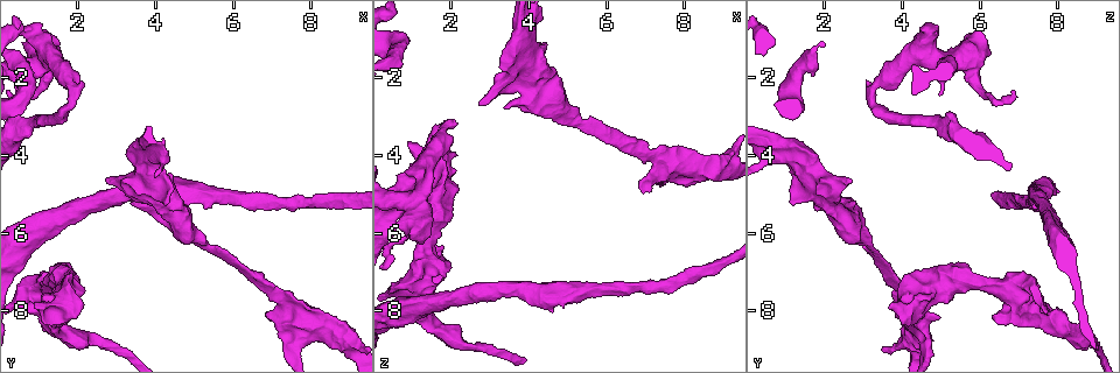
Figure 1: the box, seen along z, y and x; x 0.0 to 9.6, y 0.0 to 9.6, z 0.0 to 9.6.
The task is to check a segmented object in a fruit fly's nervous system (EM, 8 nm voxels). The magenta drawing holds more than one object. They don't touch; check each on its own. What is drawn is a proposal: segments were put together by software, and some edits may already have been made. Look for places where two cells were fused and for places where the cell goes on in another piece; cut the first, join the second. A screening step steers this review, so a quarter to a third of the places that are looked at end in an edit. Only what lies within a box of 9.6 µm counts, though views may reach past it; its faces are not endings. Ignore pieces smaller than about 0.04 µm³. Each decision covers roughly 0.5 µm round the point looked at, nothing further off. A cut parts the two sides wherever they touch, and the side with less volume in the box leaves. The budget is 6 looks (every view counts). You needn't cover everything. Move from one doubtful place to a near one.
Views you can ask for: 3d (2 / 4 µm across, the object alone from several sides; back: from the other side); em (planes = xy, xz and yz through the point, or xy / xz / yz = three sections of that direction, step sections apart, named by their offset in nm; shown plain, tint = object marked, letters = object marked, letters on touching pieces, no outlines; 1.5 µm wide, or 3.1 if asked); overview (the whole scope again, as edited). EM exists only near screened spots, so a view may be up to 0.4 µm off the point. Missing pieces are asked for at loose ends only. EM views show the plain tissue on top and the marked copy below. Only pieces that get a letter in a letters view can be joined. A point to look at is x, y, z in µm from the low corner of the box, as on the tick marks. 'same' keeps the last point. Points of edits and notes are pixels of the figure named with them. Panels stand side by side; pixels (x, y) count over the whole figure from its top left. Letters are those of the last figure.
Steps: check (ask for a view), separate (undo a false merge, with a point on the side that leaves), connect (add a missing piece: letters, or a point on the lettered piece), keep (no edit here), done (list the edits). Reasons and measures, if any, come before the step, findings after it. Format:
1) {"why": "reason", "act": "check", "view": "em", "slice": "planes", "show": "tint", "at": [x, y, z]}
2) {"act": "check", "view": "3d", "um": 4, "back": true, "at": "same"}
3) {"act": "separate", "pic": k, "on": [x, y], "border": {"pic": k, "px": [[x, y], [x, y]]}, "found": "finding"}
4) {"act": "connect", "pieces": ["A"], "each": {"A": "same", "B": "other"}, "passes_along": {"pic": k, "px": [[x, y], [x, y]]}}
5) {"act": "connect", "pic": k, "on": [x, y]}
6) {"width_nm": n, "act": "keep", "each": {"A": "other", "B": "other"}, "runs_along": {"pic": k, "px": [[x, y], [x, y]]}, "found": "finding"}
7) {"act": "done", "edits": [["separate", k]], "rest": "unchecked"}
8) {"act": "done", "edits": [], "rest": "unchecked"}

{"why": "thick turns thin", "act": "check", "view": "3d", "um": 4, "at": [2.25, 8.75, 8.95]}

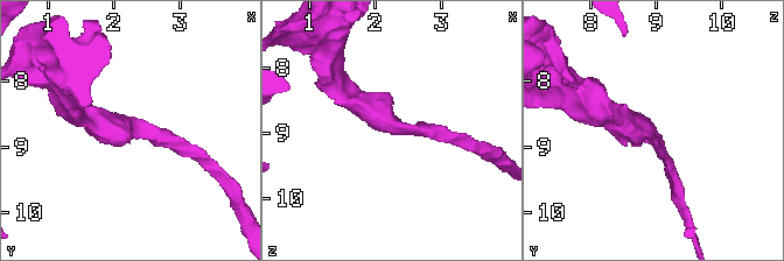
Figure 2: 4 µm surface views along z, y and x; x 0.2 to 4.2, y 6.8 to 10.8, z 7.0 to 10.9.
{"arm_widths_nm": [200, 340], "act": "check", "view": "em", "slice": "planes", "show": "tint", "at": [2.30, 8.75, 8.90]}

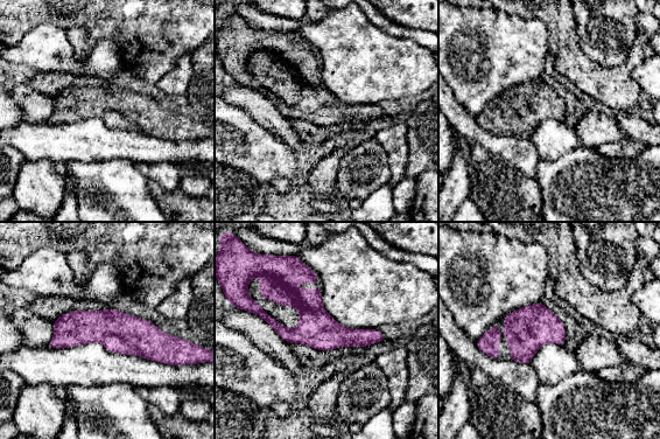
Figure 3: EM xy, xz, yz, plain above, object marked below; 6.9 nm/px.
{"why": "what lies round it", "act": "check", "view": "em", "slice": "planes", "show": "letters", "at": "same"}

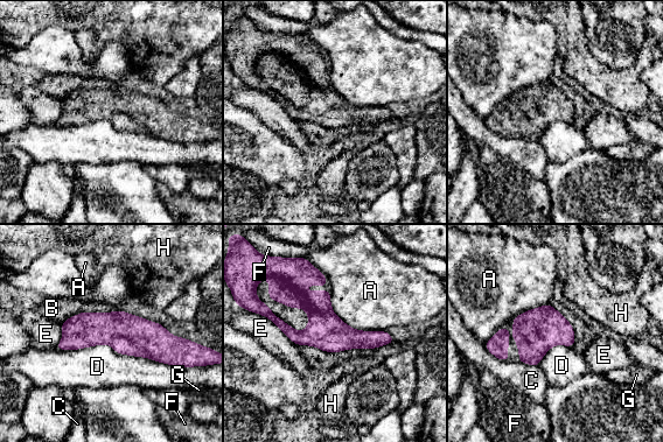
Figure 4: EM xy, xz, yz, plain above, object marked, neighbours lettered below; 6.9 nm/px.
{"longest_contact_nm": ["D", 900], "act": "keep", "each": {"A": "other", "B": "other", "C": "other", "D": "other", "E": "other", "F": "other", "G": "other", "H": "other"}, "runs_along": {"pic": 4, "px": [[181, 342], [76, 335], [60, 346]]}, "found": "continuous, no second cell"}

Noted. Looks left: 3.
{"why": "calibre changes", "act": "check", "view": "3d", "um": 2, "at": [6.95, 7.35, 3.95]}

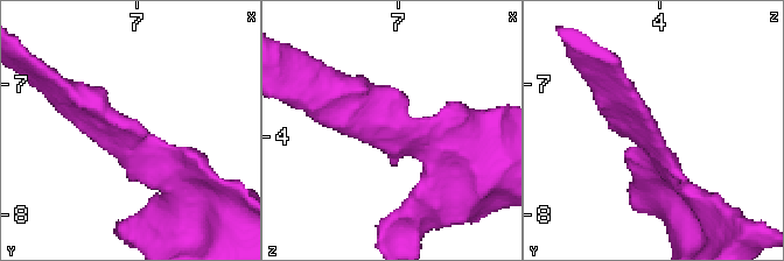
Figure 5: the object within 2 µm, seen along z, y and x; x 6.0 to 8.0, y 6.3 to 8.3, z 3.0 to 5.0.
{"why": "shape alone is not enough", "act": "check", "view": "em", "slice": "xy", "step": 4, "show": "letters", "at": [6.94, 7.40, 3.92]}

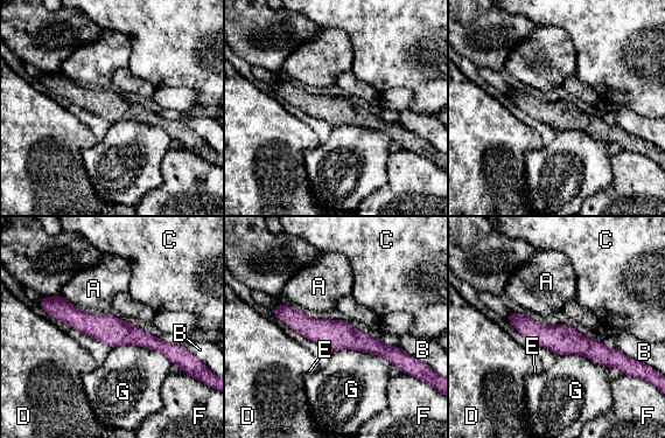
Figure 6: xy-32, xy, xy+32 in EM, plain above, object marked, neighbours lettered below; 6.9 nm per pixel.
{"why": "another direction", "act": "check", "view": "em", "slice": "planes", "show": "letters", "at": "same"}

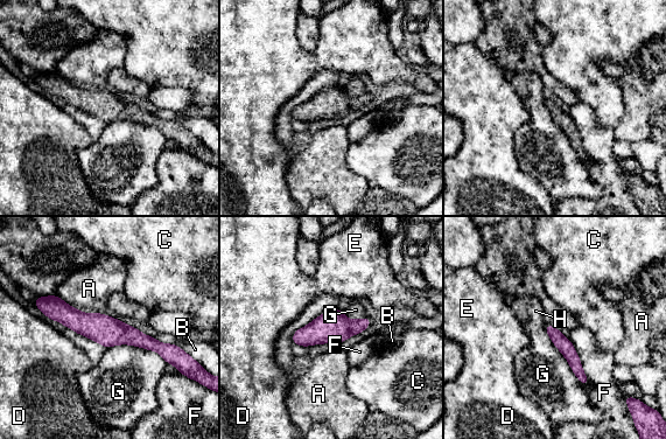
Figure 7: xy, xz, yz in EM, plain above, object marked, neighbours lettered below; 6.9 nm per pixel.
{"width_nm": 200, "act": "keep", "each": {"A": "other", "B": "other", "C": "other", "D": "other", "E": "other", "F": "other", "G": "other", "H": "other"}, "border": {"pic": 7, "px": [[106, 348], [140, 346], [168, 363]]}, "found": "all the same cell"}

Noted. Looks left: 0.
{"act": "done", "edits": [], "rest": "unchecked"}

